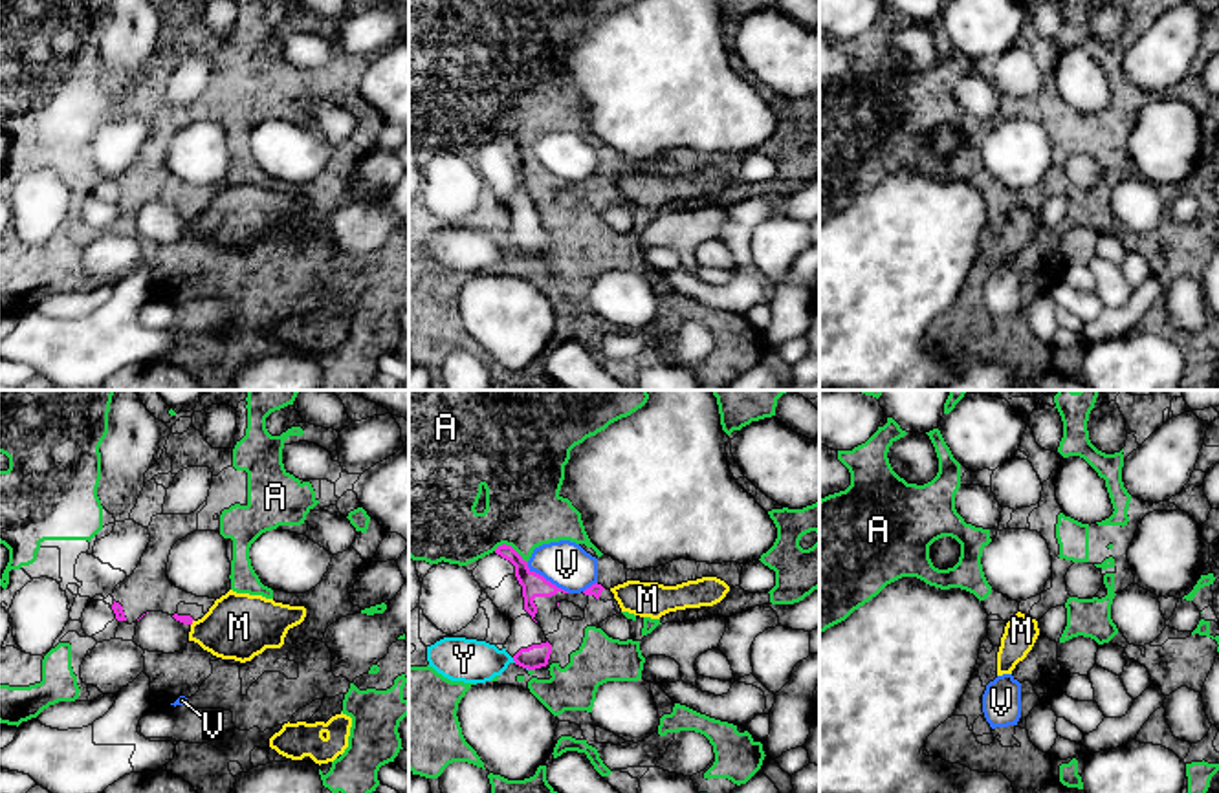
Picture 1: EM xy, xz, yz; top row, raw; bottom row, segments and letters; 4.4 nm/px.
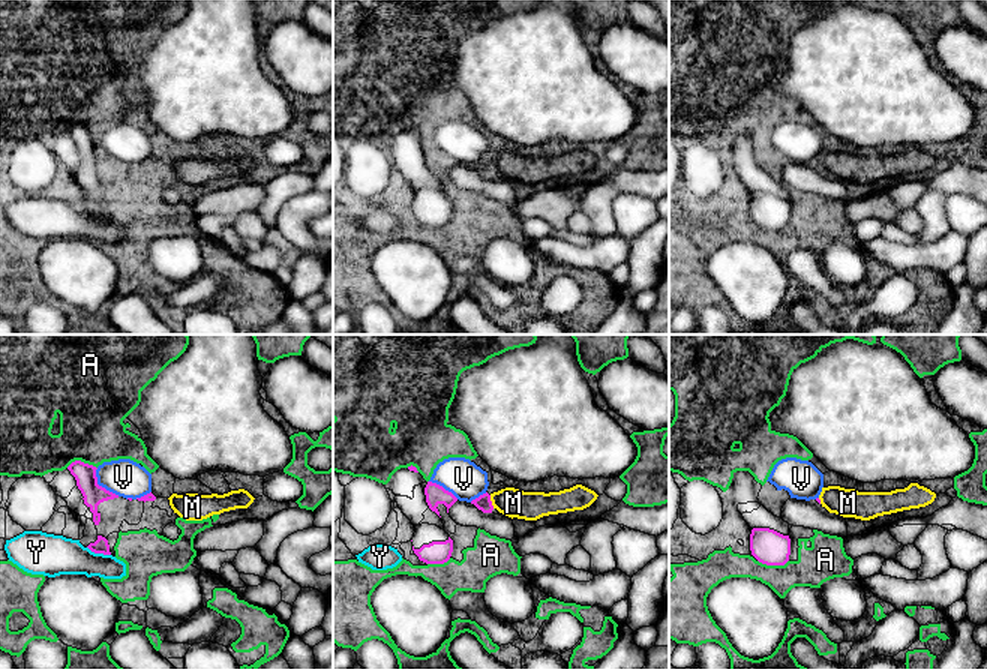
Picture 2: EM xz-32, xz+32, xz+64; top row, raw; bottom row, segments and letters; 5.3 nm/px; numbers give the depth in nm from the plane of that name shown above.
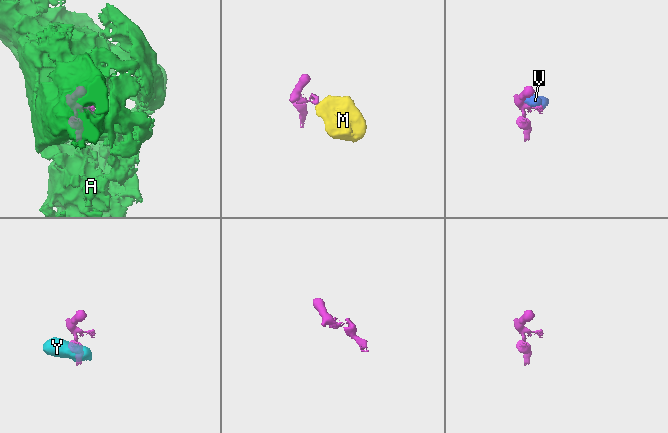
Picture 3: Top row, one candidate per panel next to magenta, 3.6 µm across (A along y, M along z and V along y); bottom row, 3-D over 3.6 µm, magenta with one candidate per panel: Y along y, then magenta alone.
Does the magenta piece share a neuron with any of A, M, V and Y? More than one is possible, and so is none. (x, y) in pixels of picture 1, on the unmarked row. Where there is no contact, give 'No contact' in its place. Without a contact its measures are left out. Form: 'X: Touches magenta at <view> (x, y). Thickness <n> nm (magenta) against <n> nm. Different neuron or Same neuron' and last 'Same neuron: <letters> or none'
A: Touches magenta at xz (510, 136). Thickness 110 nm (magenta) against 340 nm. Different neuron
M: Touches magenta at xy (191, 213). Thickness 50 nm (magenta) against 300 nm. Different neuron
V: Touches magenta at xz (545, 169). Thickness 110 nm (magenta) against 200 nm. Different neuron
Y: Touches magenta at xz (514, 249). Thickness 110 nm (magenta) against 190 nm. Different neuron
Same neuron: none

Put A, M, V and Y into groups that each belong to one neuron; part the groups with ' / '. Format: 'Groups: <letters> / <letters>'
Groups: A M V Y

